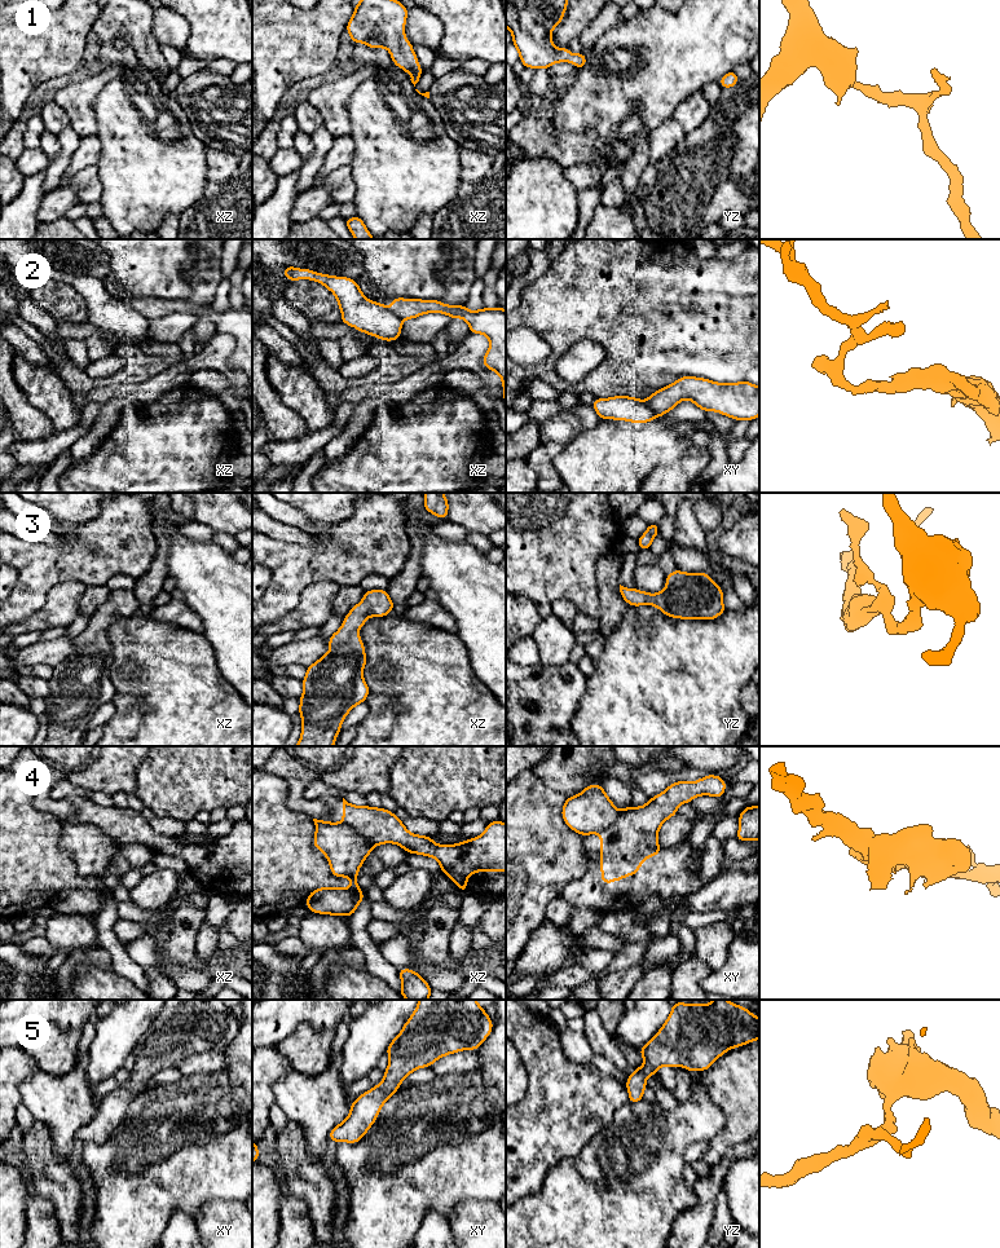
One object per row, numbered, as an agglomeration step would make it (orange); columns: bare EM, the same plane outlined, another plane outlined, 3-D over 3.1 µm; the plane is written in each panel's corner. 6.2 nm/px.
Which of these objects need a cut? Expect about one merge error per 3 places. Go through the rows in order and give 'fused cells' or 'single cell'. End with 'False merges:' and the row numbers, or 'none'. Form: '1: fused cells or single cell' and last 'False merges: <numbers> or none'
1: single cell
2: fused cells
3: single cell
4: fused cells
5: single cell
False merges: 2, 4

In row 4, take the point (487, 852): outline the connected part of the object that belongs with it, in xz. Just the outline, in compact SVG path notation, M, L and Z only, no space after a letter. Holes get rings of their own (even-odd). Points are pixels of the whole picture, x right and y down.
M343 798L343 821L358 832L373 847L395 843L408 854L431 856L440 863L440 869L450 881L459 886L459 892L467 891L467 879L476 872L506 872L506 824L499 819L486 825L484 833L476 838L467 839L455 845L437 845L432 837L410 833L402 820L393 812L369 806L354 806Z

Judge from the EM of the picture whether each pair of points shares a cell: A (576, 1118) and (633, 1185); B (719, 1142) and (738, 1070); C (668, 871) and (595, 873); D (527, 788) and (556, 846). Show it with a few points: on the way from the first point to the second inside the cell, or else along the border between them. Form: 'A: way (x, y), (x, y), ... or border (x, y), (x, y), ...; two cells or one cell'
A: border (613, 1116), (613, 1120), (578, 1154), (568, 1156); two cells
B: way (738, 1124), (738, 1088); one cell
C: way (650, 871), (613, 873); one cell
D: way (527, 802), (527, 816), (542, 832); one cell

